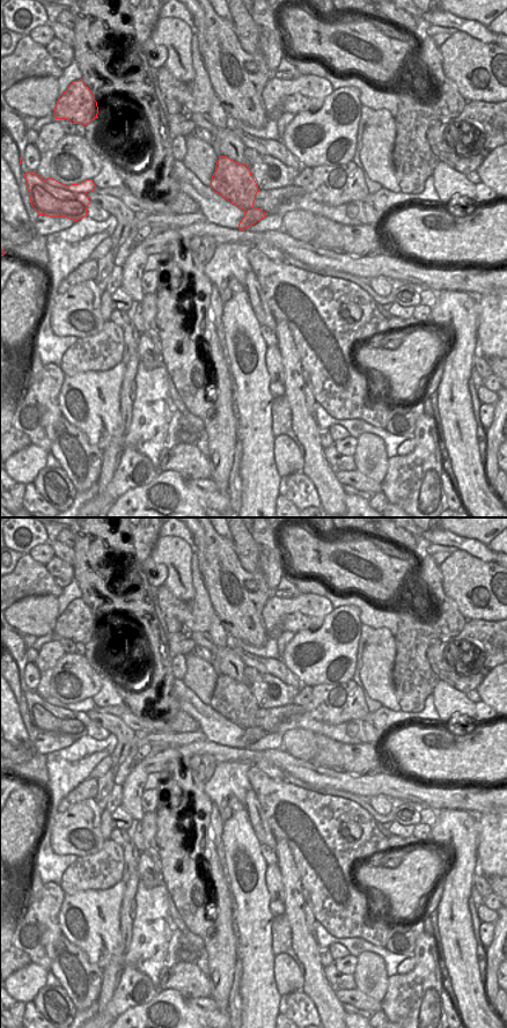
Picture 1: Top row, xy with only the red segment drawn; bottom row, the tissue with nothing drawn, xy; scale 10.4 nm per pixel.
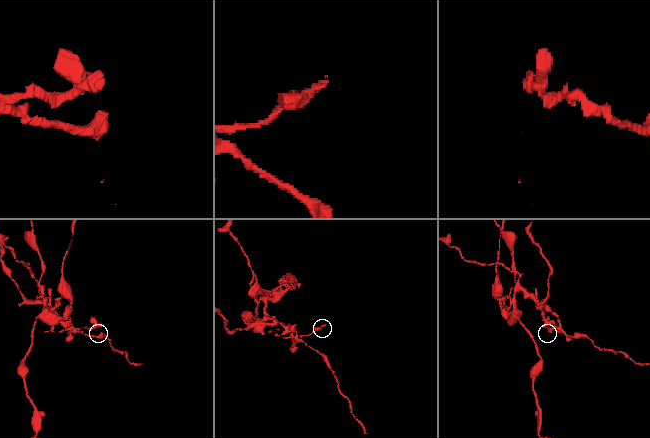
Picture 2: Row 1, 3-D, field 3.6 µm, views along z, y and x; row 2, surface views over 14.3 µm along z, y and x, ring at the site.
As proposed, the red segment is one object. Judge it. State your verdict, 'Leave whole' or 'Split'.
Split.

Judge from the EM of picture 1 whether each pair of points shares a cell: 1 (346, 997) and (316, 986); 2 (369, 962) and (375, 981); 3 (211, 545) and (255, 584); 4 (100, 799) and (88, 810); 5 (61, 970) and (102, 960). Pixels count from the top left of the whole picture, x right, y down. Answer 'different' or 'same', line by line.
1: different
2: same
3: same
4: different
5: different

